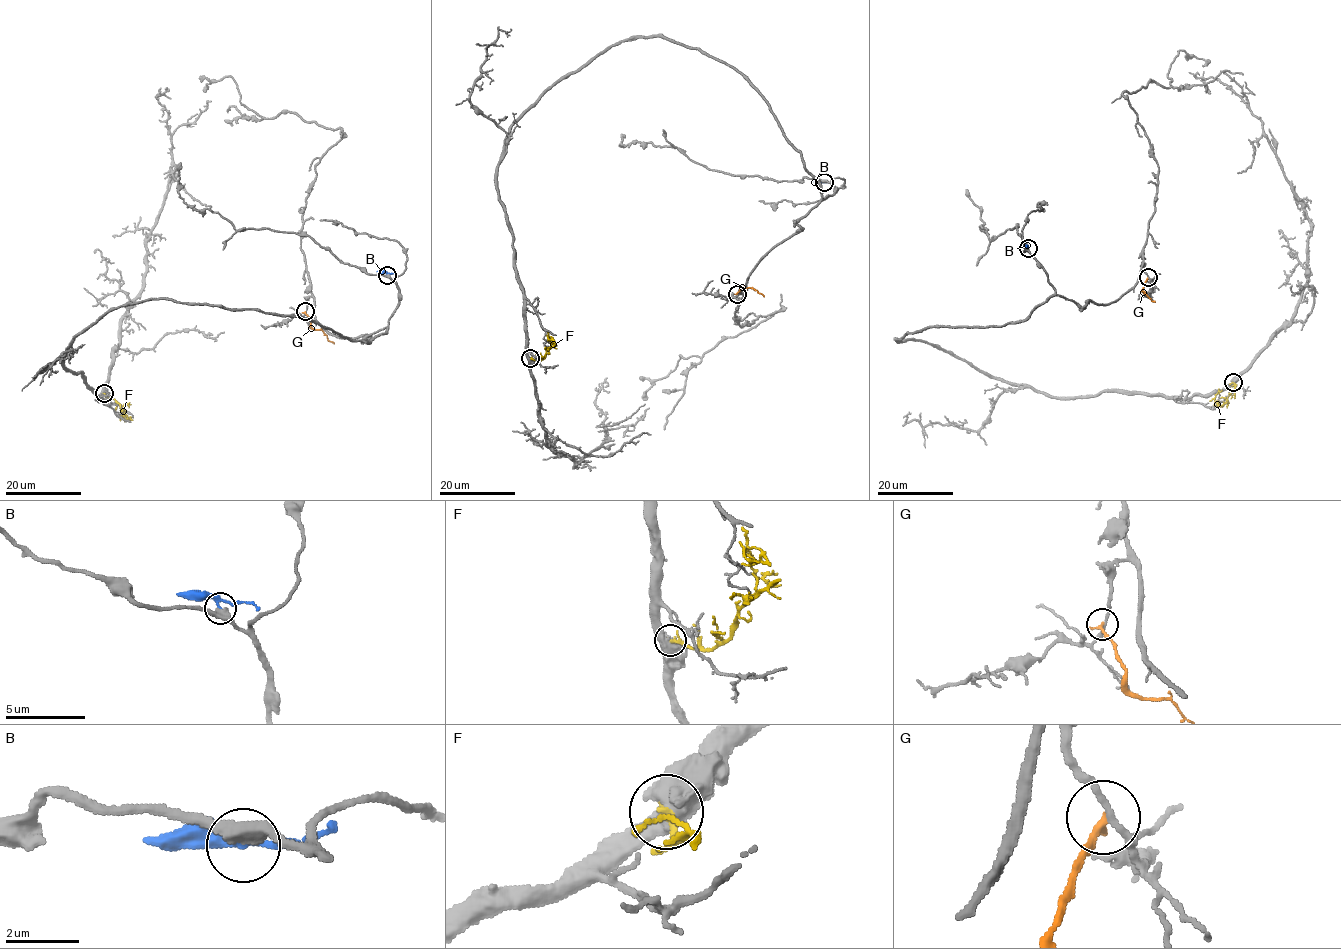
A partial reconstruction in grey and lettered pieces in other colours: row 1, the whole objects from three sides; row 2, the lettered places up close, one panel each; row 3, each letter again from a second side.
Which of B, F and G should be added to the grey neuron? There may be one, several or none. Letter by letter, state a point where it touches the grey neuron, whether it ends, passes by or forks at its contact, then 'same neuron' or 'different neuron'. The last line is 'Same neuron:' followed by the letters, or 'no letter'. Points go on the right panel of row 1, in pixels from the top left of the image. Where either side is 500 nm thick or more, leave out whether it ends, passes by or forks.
B: (1028, 248) | it passes by | different neuron
F: (1233, 382) | different neuron
G: (1148, 277) | it ends | different neuron
Same neuron: no letter

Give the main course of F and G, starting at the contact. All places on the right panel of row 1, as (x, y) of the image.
F: (1233, 382), (1235, 388), (1227, 402), (1219, 406), (1215, 398), (1221, 390)
G: (1147, 277), (1142, 291), (1155, 302)

